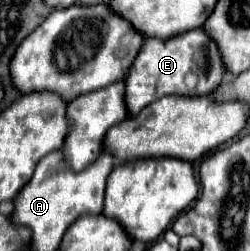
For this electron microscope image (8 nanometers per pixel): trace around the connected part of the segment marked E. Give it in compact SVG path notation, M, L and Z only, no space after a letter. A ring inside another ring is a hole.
M203 29L187 31L169 41L147 39L141 45L137 57L133 59L131 67L127 69L127 73L123 77L127 113L129 113L129 117L135 117L149 103L159 101L161 97L167 97L167 95L205 97L223 81L223 75L225 75L225 69L221 65L217 45L203 33ZM189 75L197 77L195 85L189 83Z

